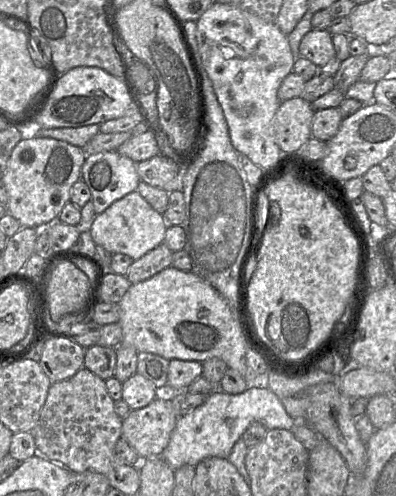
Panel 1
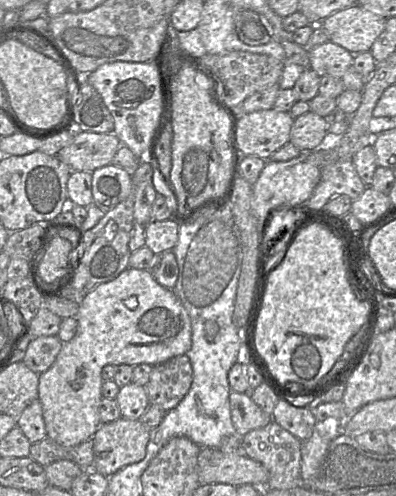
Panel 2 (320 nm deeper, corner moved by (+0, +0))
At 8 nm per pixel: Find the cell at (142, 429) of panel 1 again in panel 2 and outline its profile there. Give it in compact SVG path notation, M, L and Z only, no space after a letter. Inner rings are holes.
M122 416L102 423L91 438L92 469L110 477L125 466L141 461L146 455L150 430L139 420Z

